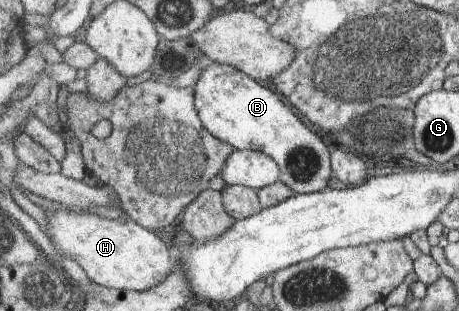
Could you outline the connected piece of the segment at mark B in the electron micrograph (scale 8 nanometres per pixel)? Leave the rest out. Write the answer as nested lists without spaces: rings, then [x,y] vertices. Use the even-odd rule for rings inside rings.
[[[204,59],[204,69],[198,82],[194,85],[196,90],[196,108],[203,125],[222,142],[227,142],[237,150],[261,150],[269,154],[281,168],[280,180],[288,185],[297,194],[310,194],[321,191],[329,185],[333,177],[332,155],[329,147],[321,135],[317,135],[295,116],[293,108],[289,107],[278,93],[273,89],[261,85],[243,70],[225,62],[215,62],[213,59]]]

